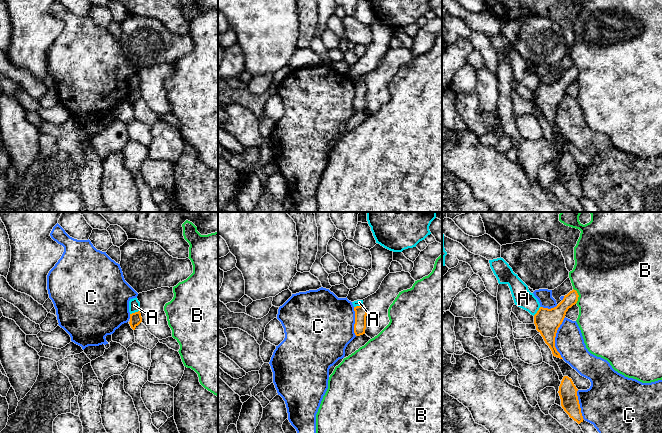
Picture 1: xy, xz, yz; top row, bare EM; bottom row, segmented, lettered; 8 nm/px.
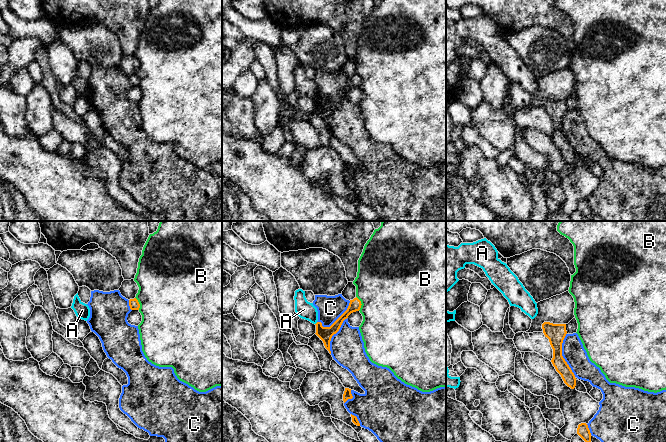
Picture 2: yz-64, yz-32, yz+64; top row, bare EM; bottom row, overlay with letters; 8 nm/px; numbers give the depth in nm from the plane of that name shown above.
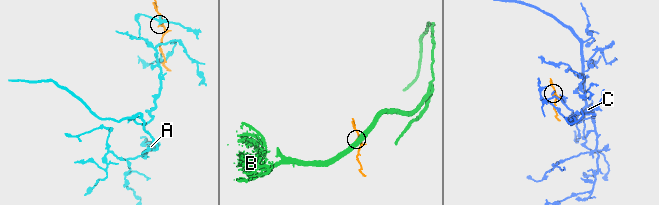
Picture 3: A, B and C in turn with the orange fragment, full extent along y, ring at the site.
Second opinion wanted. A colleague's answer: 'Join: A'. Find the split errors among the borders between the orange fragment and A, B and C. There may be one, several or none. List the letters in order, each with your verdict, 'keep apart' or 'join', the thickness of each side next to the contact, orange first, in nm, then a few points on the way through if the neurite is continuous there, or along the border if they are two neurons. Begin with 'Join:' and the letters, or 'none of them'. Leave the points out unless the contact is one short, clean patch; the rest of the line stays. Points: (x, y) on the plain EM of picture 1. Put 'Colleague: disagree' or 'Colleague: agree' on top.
Colleague: disagree
Join: none of them
A: keep apart; 100 nm thick on the orange side, 100 nm on the other; border along xy (139, 86), (130, 90)
B: keep apart; 140 nm thick on the orange side, 500 nm on the other
C: keep apart; 200 nm thick on the orange side, 240 nm on the other

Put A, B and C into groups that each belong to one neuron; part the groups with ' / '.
A / B / C

